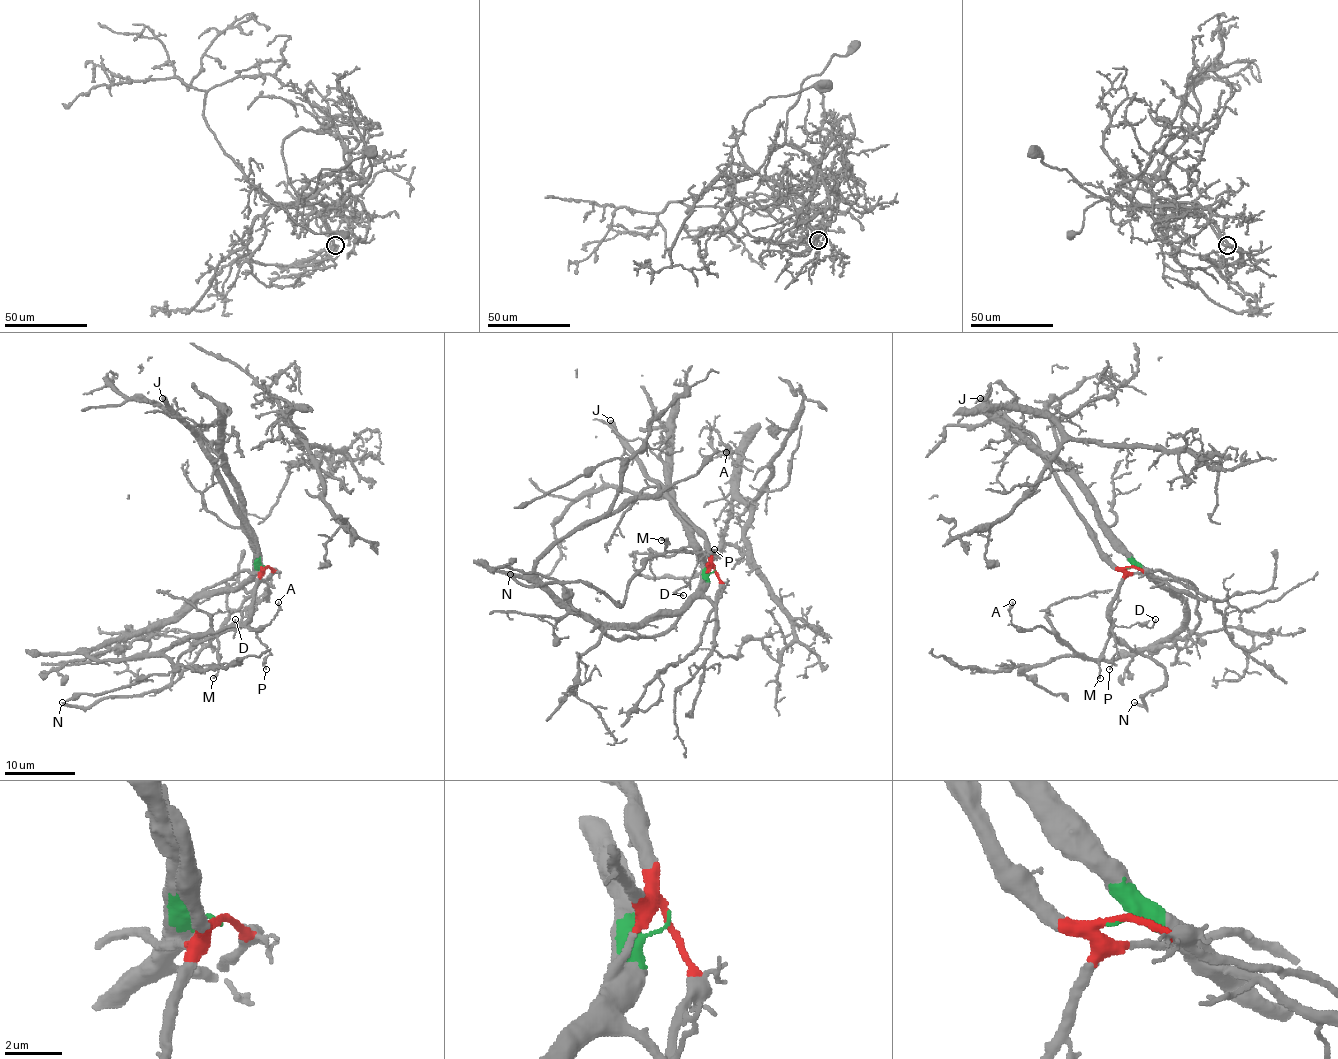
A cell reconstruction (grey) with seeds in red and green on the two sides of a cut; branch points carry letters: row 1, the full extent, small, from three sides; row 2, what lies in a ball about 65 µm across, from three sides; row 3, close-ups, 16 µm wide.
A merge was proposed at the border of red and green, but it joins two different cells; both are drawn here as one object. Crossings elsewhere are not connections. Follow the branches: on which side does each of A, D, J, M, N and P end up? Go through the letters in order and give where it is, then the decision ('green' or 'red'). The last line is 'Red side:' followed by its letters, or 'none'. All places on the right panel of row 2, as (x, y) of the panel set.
A: at (1012, 602); green
D: at (1155, 619); red
J: at (980, 398); red
M: at (1100, 678); red
N: at (1134, 702); red
P: at (1109, 669); red
Red side: D, J, M, N, P

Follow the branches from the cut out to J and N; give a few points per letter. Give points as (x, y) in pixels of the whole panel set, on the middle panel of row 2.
J: (715, 570), (705, 540), (643, 471), (639, 460), (611, 420)
N: (715, 570), (701, 551), (667, 551), (646, 561), (630, 581), (620, 605), (583, 582), (522, 586), (510, 574)

